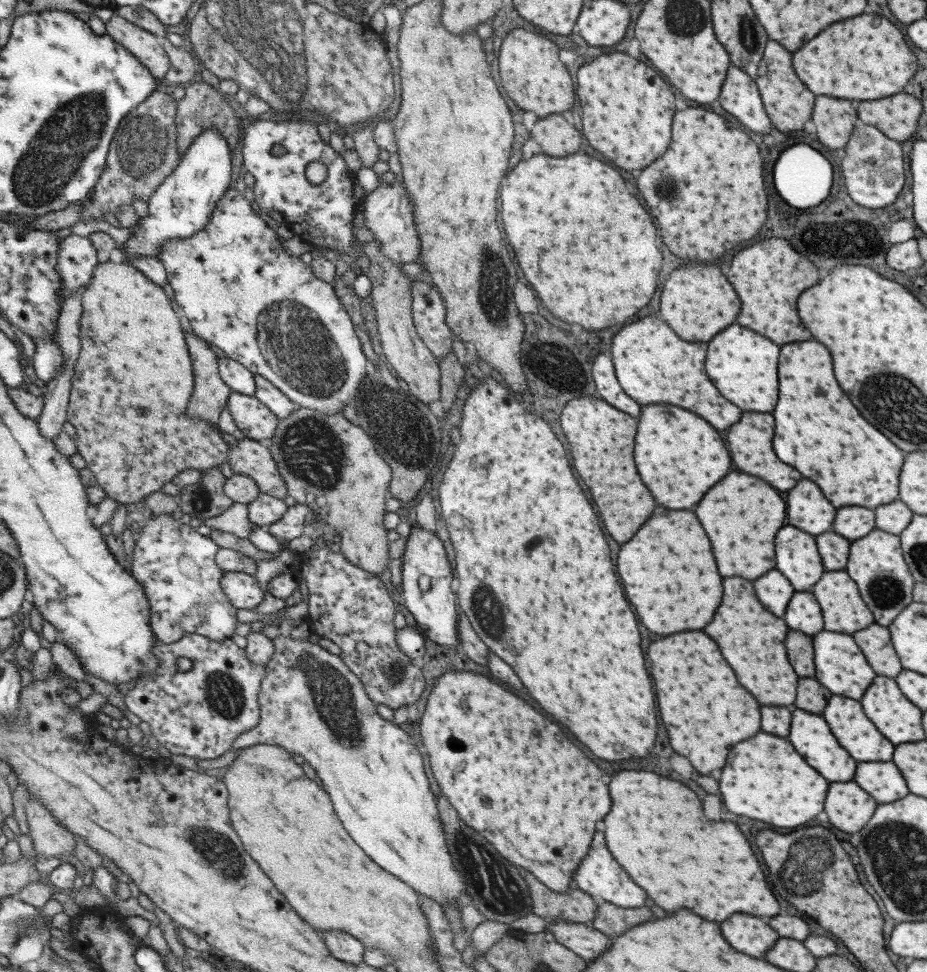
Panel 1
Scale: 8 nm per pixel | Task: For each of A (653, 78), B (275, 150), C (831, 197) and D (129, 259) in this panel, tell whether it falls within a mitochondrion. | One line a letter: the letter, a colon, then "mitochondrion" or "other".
A: other
B: other
C: other
D: other

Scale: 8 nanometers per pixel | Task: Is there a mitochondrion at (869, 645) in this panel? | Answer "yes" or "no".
no

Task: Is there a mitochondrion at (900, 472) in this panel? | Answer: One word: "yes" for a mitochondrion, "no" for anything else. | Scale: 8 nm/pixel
no

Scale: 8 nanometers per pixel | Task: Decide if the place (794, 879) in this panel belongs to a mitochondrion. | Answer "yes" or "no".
yes

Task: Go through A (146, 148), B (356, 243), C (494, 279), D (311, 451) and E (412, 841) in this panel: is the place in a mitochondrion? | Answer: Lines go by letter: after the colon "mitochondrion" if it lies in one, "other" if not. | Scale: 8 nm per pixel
A: mitochondrion
B: other
C: mitochondrion
D: mitochondrion
E: other

